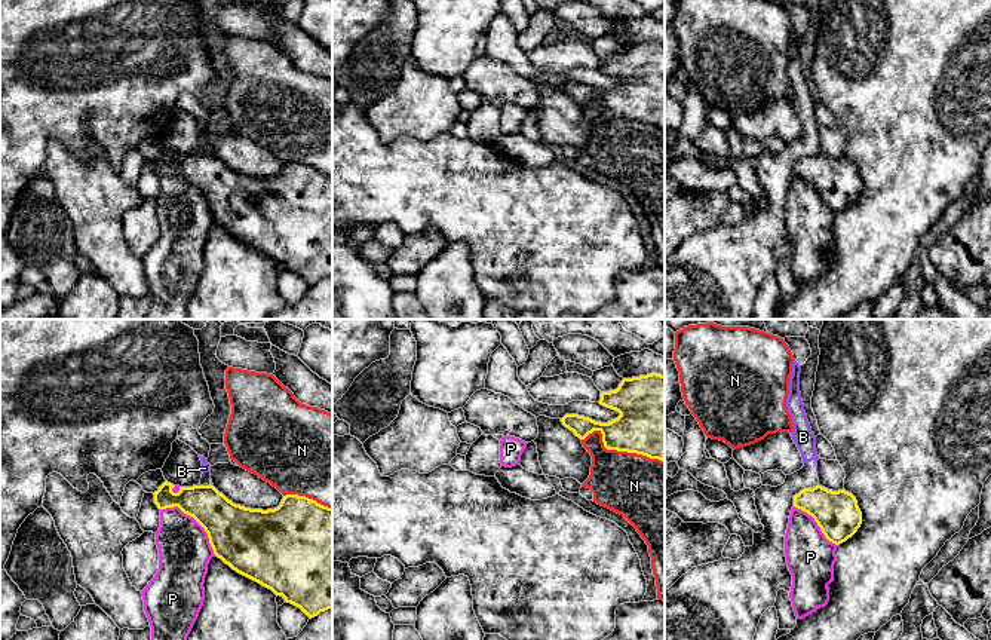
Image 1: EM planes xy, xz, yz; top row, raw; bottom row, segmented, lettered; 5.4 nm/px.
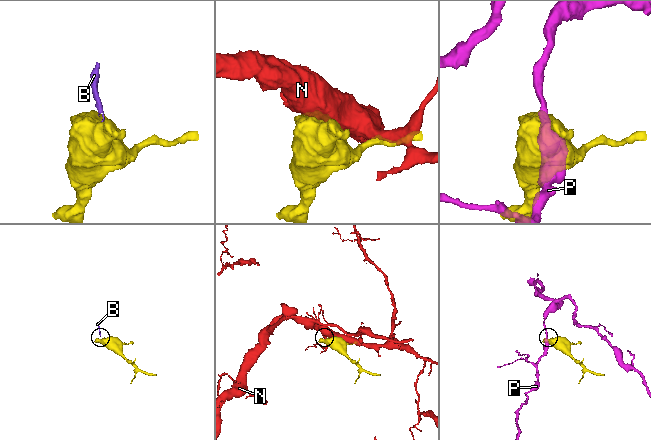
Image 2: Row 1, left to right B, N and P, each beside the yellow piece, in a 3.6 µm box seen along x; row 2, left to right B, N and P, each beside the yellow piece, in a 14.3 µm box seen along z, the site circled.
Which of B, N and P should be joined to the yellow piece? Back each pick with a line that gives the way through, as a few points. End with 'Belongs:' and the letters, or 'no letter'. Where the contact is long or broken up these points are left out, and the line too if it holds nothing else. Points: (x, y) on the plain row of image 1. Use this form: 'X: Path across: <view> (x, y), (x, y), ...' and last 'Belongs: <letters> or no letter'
Belongs: no letter

